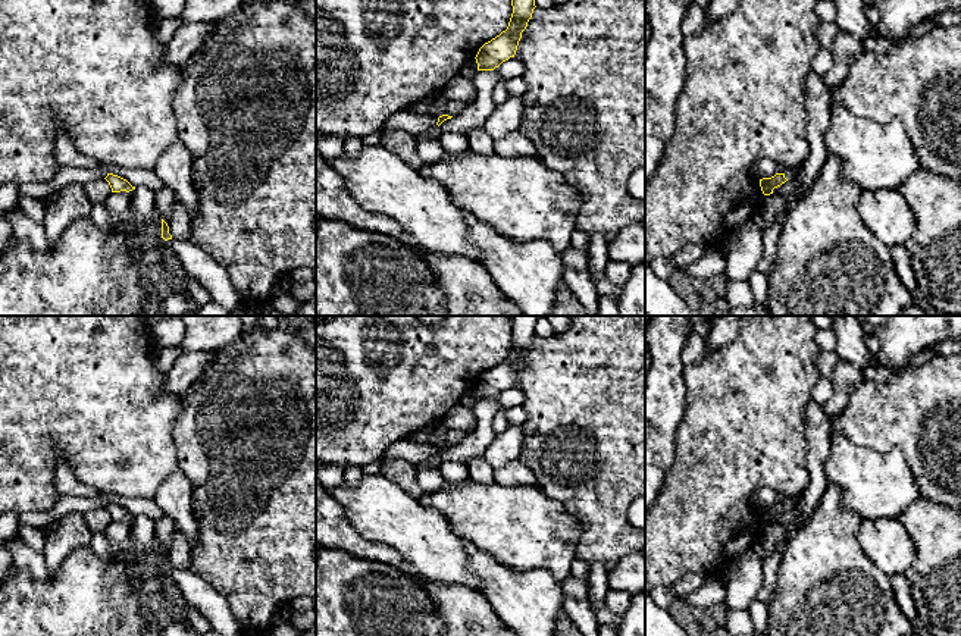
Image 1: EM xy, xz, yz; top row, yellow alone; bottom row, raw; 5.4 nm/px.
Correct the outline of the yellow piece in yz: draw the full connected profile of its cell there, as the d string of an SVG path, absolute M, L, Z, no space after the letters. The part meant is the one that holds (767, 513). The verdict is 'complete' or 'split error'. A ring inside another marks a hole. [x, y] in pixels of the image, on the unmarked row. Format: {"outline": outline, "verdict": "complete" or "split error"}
{"outline": "M776 502L771 507L763 507L760 508L760 516L764 524L773 523L773 518L785 513L788 508L785 507L785 502Z", "verdict": "complete"}

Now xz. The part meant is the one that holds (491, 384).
{"outline": "M514 316L511 319L513 342L505 360L485 372L478 383L478 400L494 400L503 391L514 386L522 361L526 358L532 347L535 335L535 323L539 316Z", "verdict": "complete"}

